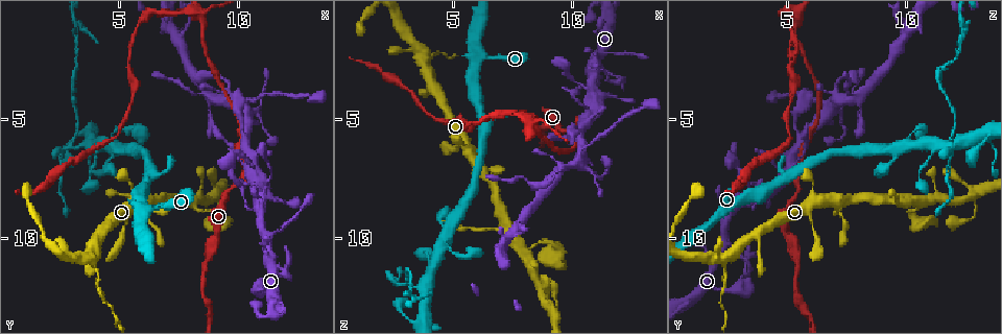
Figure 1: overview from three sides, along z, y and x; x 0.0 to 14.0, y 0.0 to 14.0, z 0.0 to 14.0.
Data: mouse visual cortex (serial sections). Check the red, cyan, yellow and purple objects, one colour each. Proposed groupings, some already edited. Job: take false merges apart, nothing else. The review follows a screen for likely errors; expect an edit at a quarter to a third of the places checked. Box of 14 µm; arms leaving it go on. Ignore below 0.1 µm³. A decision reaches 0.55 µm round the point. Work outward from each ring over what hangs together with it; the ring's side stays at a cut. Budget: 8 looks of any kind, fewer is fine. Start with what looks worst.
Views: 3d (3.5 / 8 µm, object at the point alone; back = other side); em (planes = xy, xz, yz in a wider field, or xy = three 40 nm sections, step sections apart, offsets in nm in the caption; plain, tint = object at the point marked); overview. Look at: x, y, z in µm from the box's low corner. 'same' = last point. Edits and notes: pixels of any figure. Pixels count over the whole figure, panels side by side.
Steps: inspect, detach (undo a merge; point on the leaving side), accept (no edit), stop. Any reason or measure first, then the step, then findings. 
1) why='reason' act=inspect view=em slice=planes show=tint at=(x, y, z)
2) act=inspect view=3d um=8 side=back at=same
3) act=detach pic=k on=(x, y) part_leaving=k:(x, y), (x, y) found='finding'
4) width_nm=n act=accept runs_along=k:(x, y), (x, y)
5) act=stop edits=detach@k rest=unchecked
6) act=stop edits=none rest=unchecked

why='thin arm on a thick one' act=inspect view=3d um=3.5 side=back at=(11.2, 10.2, 2.3)

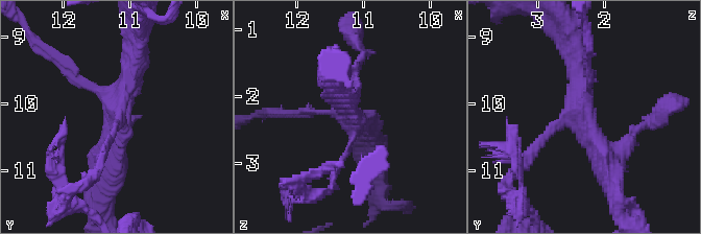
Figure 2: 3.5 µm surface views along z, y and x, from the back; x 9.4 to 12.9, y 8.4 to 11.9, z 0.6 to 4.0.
act=inspect view=em slice=xy step=1 show=plain at=(11.15, 10.20, 2.30)

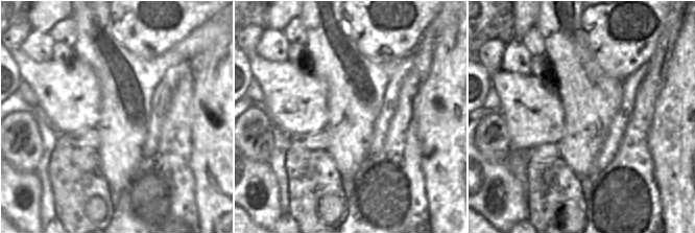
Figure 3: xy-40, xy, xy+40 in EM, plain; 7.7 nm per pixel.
why='with the object marked' act=inspect view=em slice=xy step=1 show=tint at=same

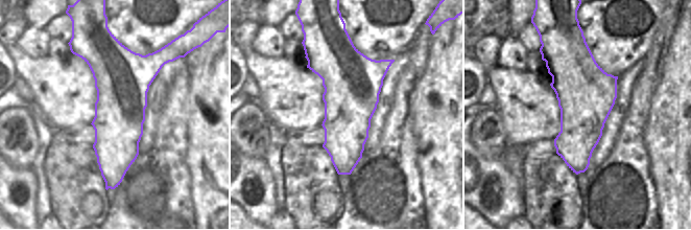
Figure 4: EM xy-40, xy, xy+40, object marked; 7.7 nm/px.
act=accept runs_along=2:(610, 178), (581, 117), (576, 49) found='one cell here'

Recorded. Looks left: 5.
why='sharp bend' act=inspect view=3d um=3.5 at=(10.4, 7.3, 5.3)

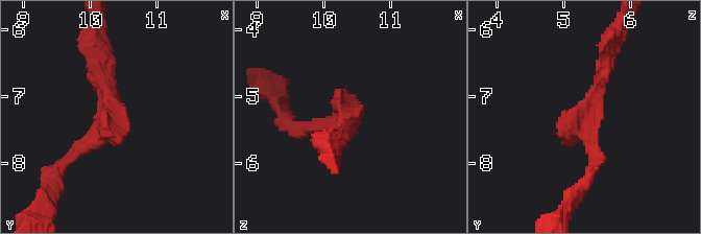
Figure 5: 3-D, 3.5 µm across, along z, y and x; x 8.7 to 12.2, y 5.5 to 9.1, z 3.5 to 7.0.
why='shape alone is not enough' act=inspect view=em slice=xy step=5 show=tint at=(10.40, 7.35, 5.35)

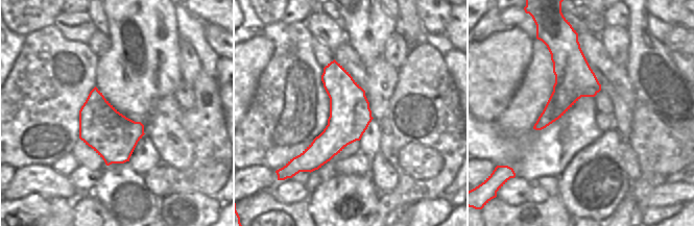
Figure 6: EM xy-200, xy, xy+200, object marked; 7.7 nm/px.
arm_widths_nm=200,250 act=accept runs_along=5:(68, 160), (116, 121), (100, 56) found='one cell here'

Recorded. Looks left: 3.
why='arms part here' act=inspect view=em slice=xy step=1 show=tint at=(3.7, 10.8, 2.3)

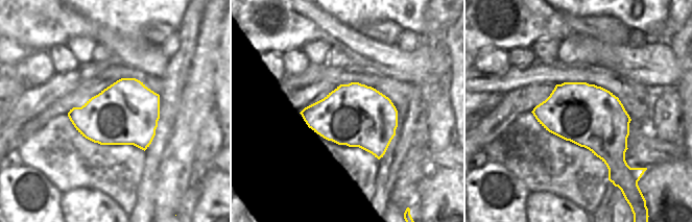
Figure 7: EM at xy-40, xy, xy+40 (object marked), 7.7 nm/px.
act=inspect view=3d um=3.5 at=same

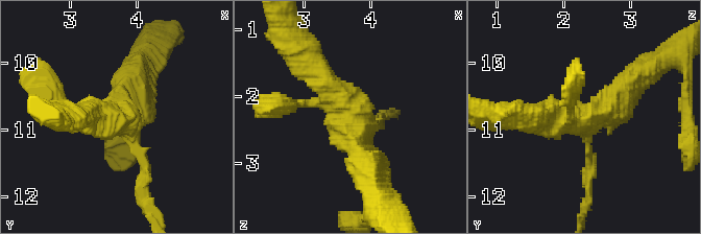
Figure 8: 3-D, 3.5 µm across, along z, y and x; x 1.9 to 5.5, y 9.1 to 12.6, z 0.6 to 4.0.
act=accept runs_along=8:(367, 170), (352, 111), (310, 66) found='all the same cell'

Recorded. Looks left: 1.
act=stop edits=none rest=unchecked

